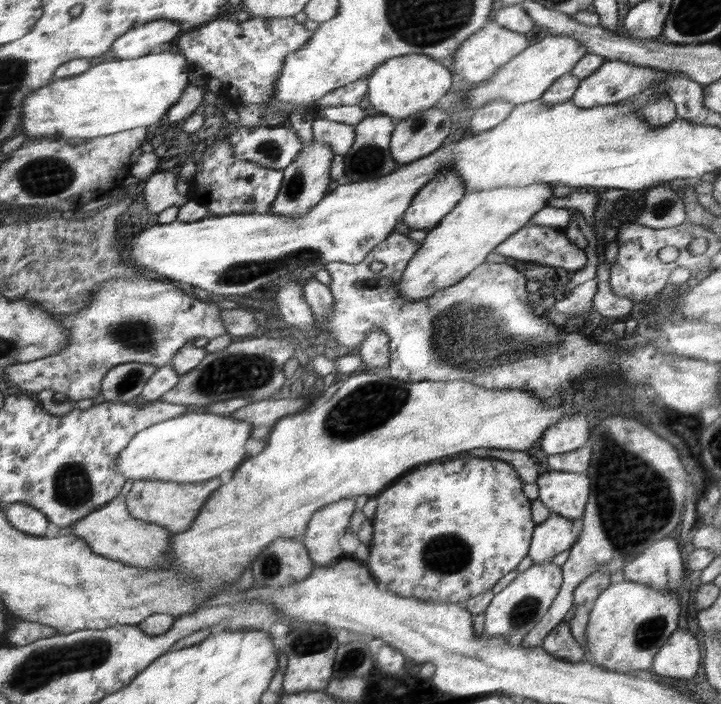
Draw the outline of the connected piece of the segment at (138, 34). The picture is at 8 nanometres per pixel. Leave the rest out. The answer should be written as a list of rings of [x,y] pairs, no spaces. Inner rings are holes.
[[[162,18],[147,23],[140,22],[134,29],[115,42],[112,54],[116,58],[124,60],[142,58],[154,46],[170,42],[178,34],[180,25],[179,22]]]

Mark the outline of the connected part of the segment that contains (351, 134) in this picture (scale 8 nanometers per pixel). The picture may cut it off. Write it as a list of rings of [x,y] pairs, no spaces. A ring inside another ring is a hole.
[[[316,117],[312,122],[313,139],[325,142],[336,155],[346,155],[356,136],[355,126]]]

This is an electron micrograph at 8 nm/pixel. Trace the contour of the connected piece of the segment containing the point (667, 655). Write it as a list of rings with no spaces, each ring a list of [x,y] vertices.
[[[687,629],[676,630],[655,657],[650,666],[660,678],[680,678],[690,680],[700,668],[700,650],[698,642]]]

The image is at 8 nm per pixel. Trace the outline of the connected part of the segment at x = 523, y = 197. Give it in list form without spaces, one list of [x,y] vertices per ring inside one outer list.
[[[537,182],[526,187],[495,188],[470,191],[446,217],[429,231],[397,284],[399,296],[420,300],[439,290],[454,286],[485,262],[486,255],[507,240],[511,234],[528,225],[532,217],[554,197],[554,184]]]

